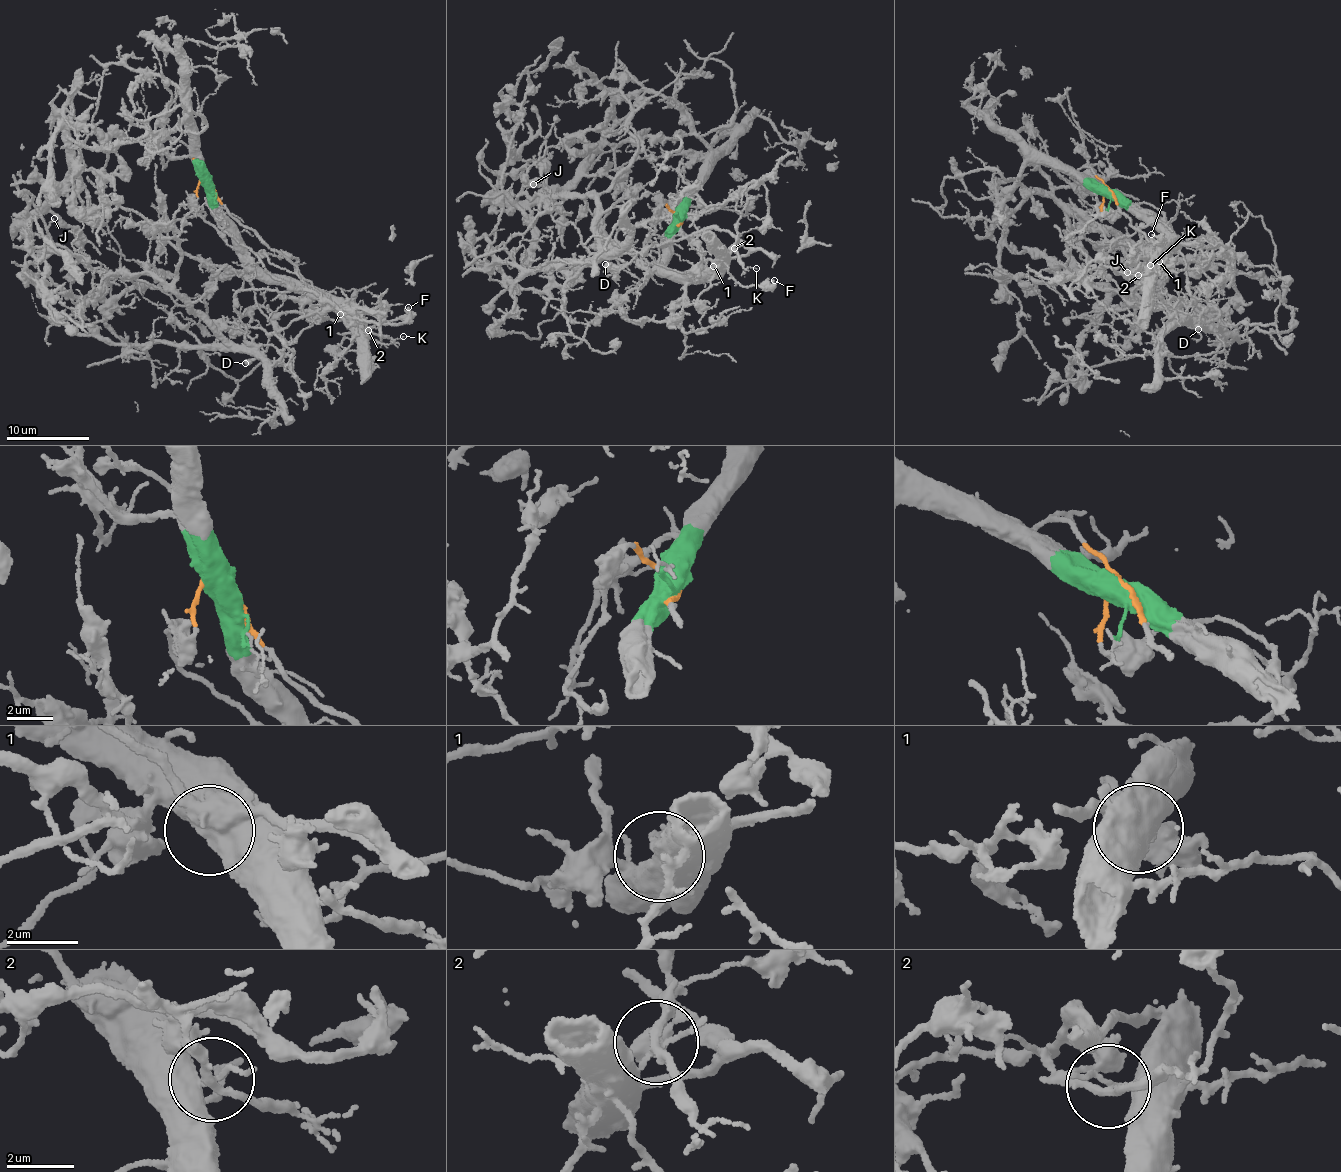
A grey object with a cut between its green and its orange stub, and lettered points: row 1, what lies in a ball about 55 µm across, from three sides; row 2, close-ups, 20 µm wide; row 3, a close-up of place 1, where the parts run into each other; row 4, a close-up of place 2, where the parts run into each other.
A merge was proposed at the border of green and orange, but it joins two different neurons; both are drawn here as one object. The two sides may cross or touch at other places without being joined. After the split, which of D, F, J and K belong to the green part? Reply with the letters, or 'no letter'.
F, J

